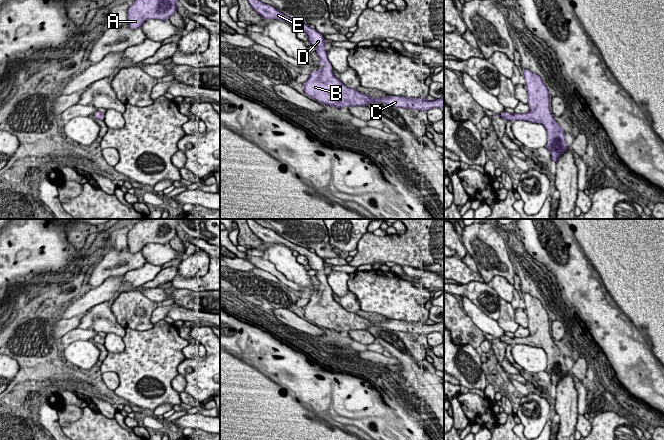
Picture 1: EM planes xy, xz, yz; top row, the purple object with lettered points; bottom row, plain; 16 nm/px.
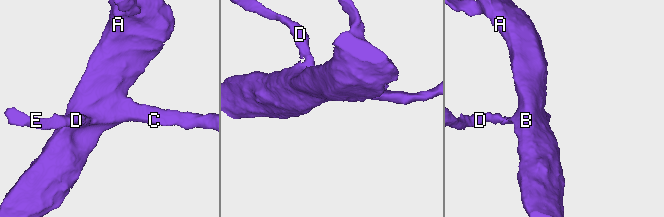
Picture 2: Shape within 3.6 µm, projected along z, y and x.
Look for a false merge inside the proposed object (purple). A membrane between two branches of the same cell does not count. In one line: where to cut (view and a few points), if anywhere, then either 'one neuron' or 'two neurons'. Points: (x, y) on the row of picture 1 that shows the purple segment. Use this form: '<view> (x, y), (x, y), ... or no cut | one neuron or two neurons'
no cut | one neuron

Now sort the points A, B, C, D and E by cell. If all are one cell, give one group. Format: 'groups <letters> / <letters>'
groups A B C D E

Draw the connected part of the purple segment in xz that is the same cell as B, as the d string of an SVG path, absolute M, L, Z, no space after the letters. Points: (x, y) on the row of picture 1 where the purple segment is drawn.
M248 0L250 6L258 14L266 19L277 19L285 21L297 27L308 36L311 45L317 48L316 53L320 57L318 64L324 62L324 66L319 70L310 73L309 78L303 84L304 92L315 98L318 102L334 108L351 106L366 106L370 102L384 103L394 107L411 108L414 110L427 111L431 108L444 108L444 98L428 101L424 98L407 98L401 96L386 96L382 98L372 98L359 92L357 89L348 88L332 72L327 53L325 52L326 41L321 33L310 28L307 24L298 22L284 14L273 6L265 4L259 0Z

